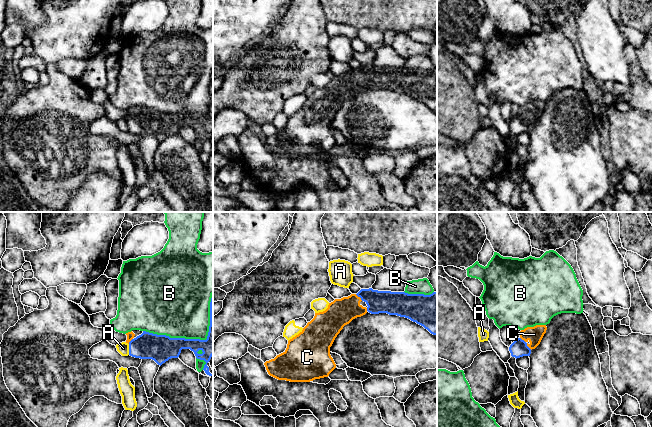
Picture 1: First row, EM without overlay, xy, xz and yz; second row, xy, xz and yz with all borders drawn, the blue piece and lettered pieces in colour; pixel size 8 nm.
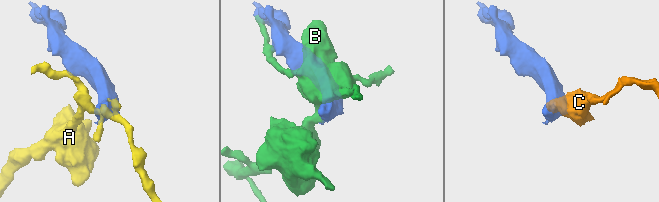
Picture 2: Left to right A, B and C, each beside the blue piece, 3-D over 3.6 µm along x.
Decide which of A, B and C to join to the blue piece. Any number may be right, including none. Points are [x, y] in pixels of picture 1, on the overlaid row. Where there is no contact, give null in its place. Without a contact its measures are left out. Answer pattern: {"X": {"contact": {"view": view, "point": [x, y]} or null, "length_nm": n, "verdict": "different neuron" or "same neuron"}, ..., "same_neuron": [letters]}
{"A": {"contact": {"view": "xy", "point": [129, 349]}, "length_nm": 90, "verdict": "different neuron"}, "B": {"contact": {"view": "xy", "point": [197, 339]}, "length_nm": 650, "verdict": "different neuron"}, "C": {"contact": {"view": "yz", "point": [526, 343]}, "length_nm": 140, "verdict": "same neuron"}, "same_neuron": ["C"]}

